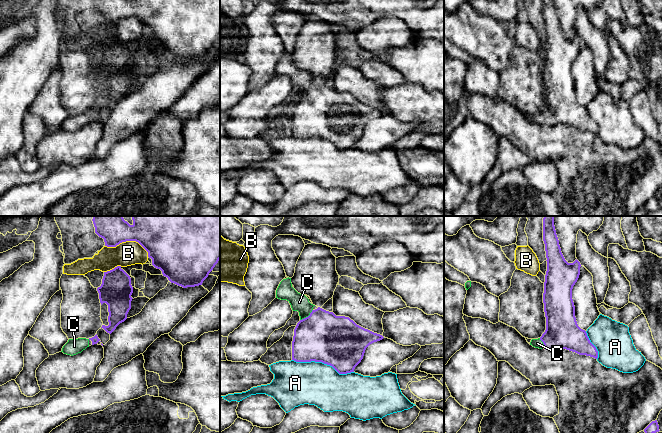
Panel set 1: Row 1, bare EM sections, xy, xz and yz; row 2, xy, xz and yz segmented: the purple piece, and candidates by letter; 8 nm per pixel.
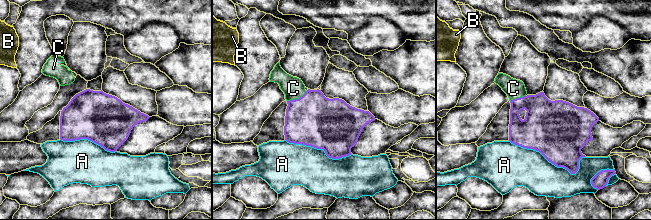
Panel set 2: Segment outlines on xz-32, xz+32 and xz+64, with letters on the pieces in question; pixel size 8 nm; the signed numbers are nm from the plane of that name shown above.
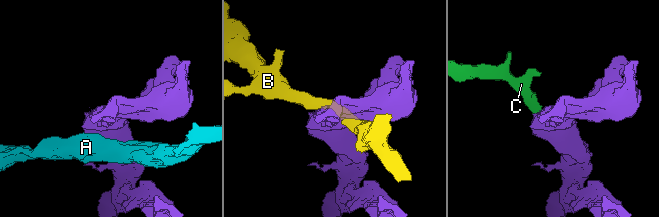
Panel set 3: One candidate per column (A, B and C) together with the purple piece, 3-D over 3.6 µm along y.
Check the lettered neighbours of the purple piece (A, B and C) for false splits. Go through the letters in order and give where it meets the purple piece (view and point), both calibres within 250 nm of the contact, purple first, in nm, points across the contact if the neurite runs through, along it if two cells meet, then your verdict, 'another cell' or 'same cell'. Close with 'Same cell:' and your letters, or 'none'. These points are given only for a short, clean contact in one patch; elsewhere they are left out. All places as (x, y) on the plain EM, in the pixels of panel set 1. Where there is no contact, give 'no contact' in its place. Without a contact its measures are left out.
A: meets purple in xz at (323, 138); 400 nm thick on the purple side, 360 nm on the other; another cell
B: meets purple in xy at (128, 16); 280 nm thick on the purple side, 200 nm on the other; another cell
C: meets purple in xz at (308, 92); 400 nm thick on the purple side, 140 nm on the other; runs through xz (323, 113), (308, 92), (305, 84), (299, 78); same cell
Same cell: C

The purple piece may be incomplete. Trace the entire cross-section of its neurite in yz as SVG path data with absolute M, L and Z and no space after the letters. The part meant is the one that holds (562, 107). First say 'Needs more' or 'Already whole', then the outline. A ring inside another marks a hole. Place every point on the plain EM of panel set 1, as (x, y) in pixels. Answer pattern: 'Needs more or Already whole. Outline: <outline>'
Needs more. Outline: M543 0L547 47L543 79L546 106L530 121L545 126L566 125L579 131L598 134L596 123L576 97L572 65L580 51L580 38L568 39L559 21L554 0Z

